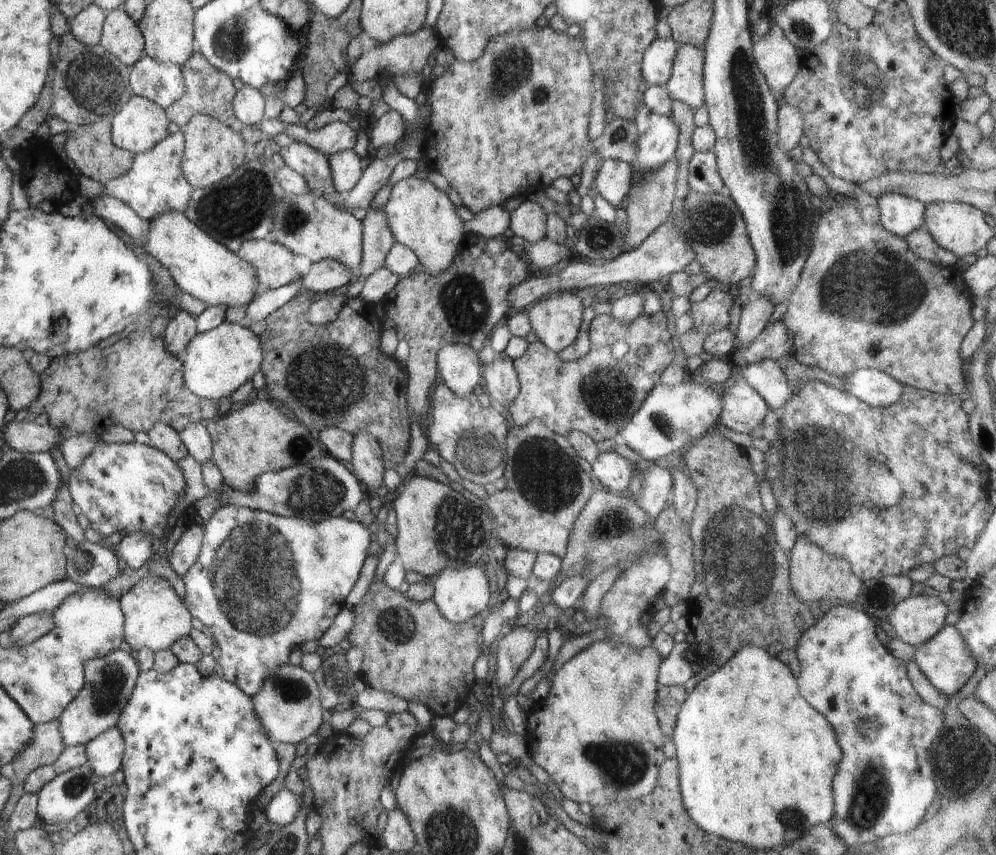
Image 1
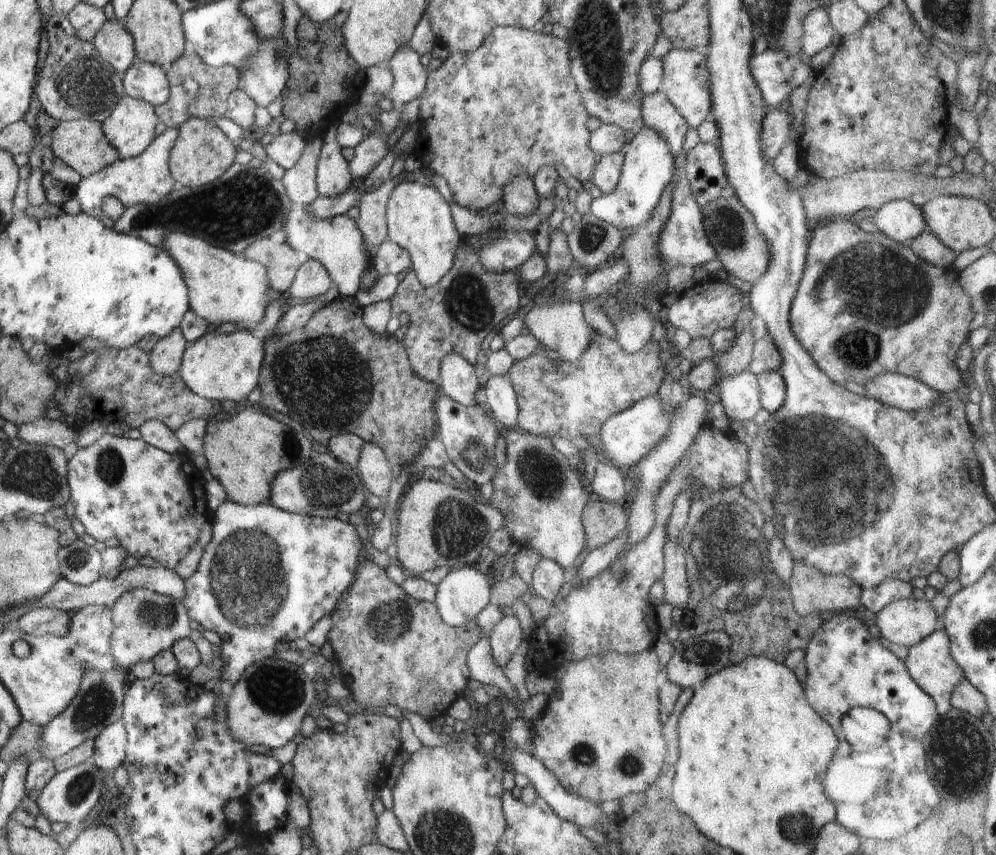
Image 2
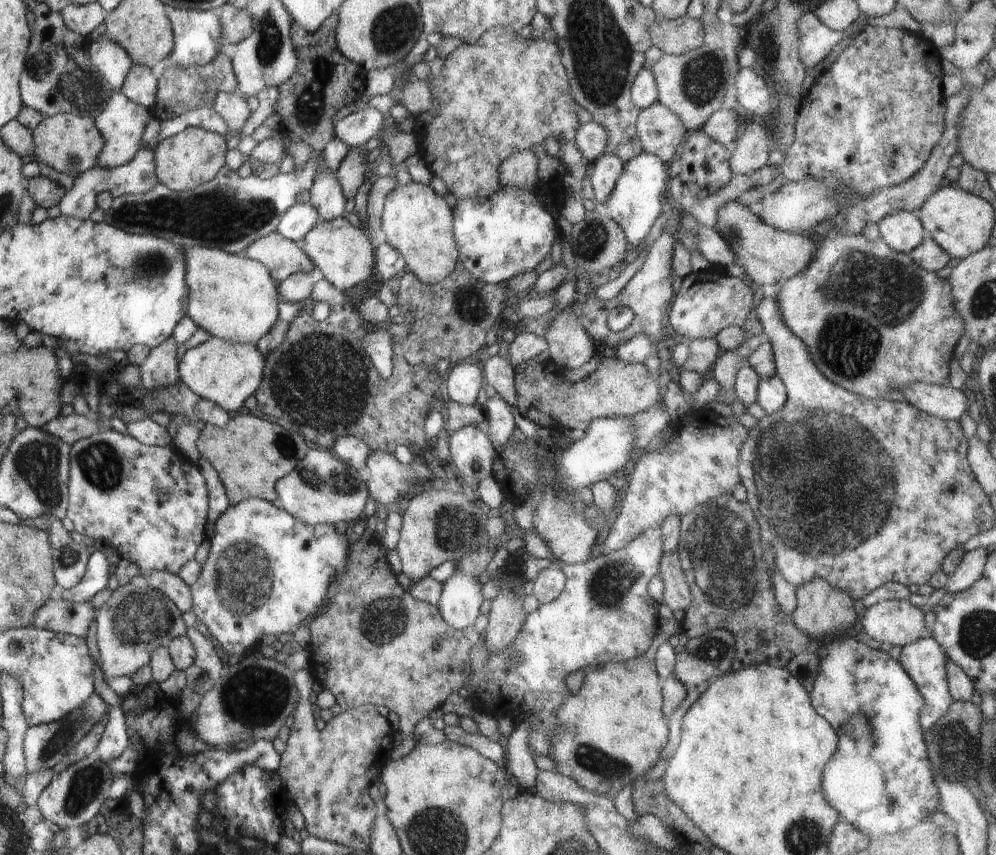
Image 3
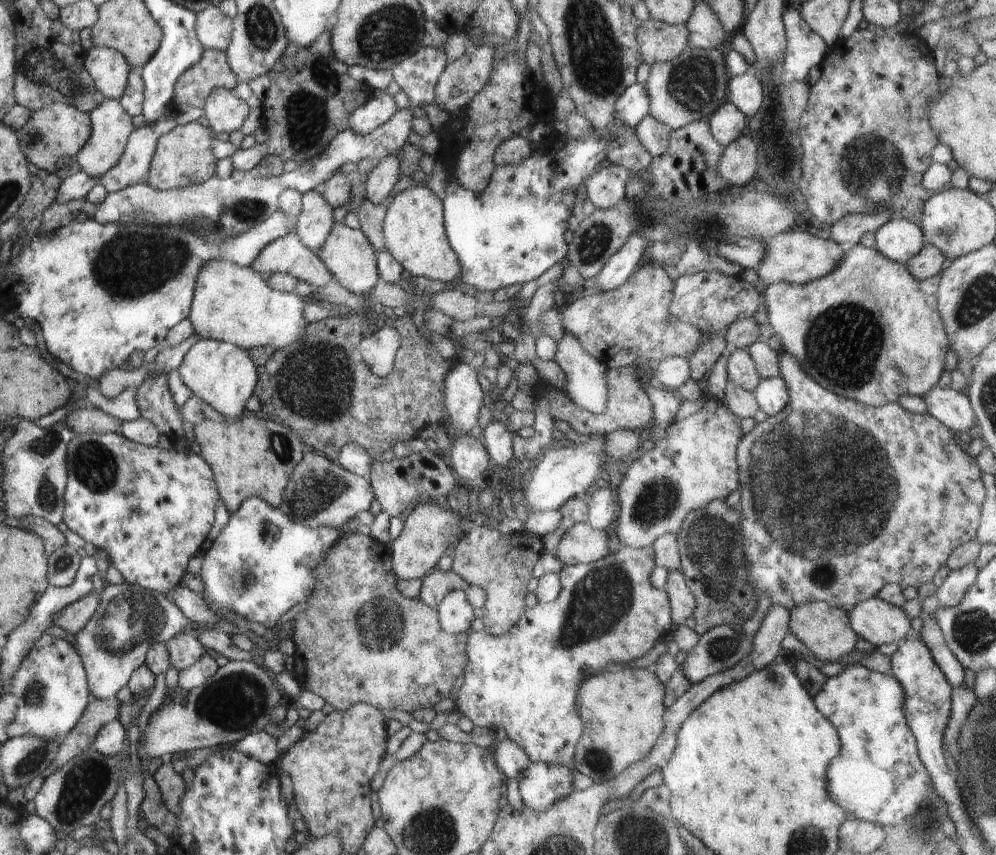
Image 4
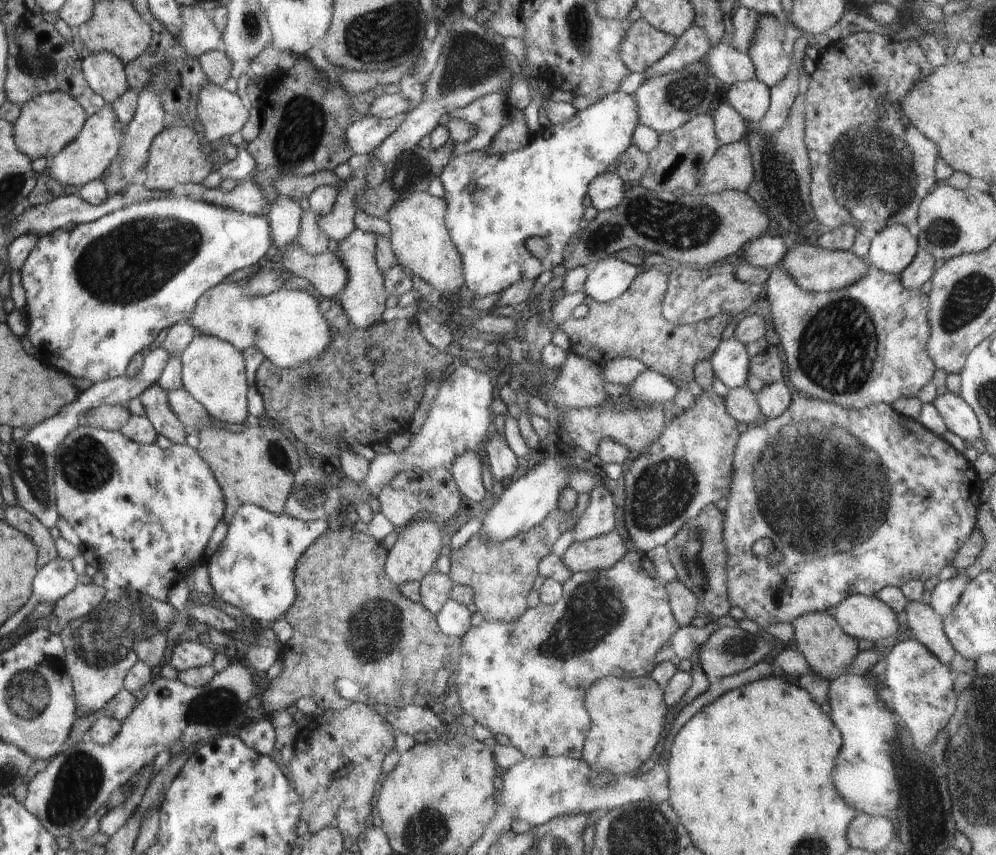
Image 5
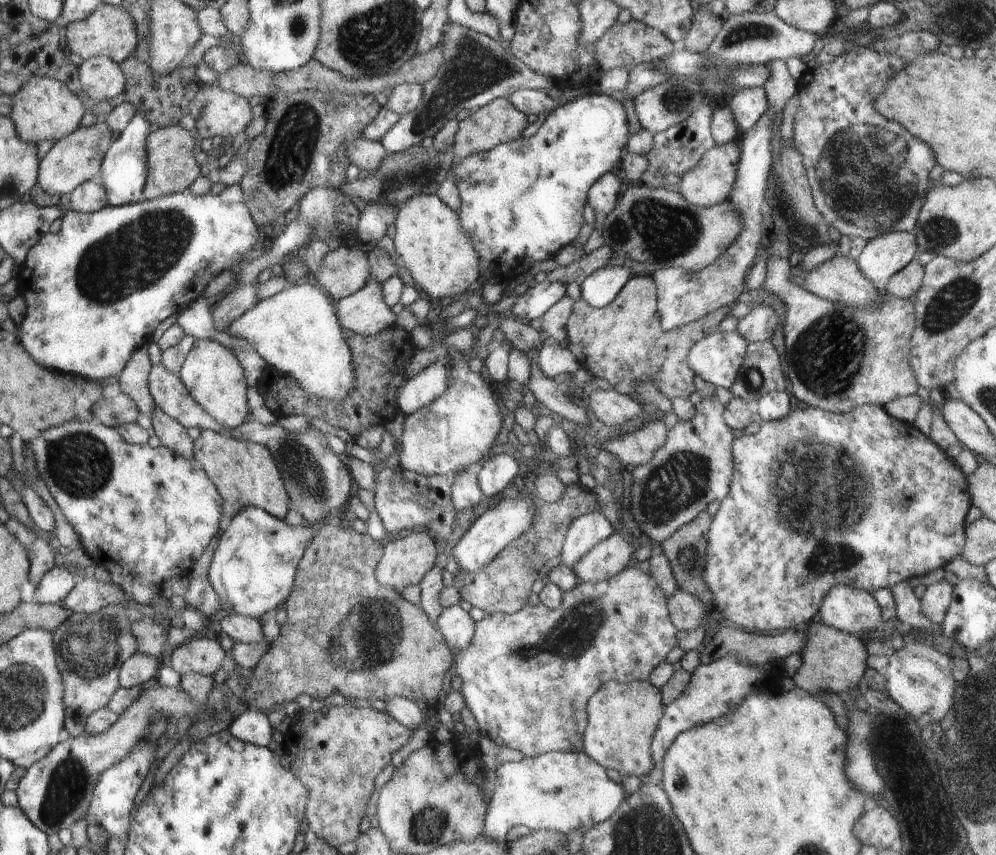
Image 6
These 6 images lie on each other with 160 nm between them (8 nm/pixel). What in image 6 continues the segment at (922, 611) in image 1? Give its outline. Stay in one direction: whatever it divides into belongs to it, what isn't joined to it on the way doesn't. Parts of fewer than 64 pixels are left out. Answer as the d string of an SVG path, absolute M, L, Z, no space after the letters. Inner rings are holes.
M846 585L829 590L816 619L859 639L880 630L883 624L880 607L873 595Z

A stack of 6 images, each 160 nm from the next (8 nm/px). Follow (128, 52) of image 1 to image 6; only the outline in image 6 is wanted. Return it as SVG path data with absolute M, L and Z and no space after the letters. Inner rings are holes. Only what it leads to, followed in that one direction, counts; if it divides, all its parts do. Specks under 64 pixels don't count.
M108 57L83 60L79 67L84 94L97 102L116 100L126 90L127 77L122 65Z

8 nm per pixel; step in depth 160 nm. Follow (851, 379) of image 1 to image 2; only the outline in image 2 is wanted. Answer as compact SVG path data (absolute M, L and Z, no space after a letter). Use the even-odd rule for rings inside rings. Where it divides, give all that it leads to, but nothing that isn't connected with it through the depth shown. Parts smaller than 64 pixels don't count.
M880 374L865 386L867 396L900 410L920 410L939 402L942 395L923 382L901 374Z

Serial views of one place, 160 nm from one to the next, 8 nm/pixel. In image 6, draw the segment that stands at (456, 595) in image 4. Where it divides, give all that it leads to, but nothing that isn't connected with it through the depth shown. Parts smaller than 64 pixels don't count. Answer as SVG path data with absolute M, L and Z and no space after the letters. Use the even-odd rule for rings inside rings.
M459 605L441 610L436 627L444 637L445 643L453 650L453 656L470 644L475 633L475 623L469 612Z

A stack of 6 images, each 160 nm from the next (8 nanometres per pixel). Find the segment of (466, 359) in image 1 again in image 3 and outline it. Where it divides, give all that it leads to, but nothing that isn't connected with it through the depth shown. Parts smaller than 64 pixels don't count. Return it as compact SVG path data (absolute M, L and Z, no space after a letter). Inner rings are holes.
M475 360L458 363L451 367L444 379L445 399L470 406L476 403L480 387L484 384L483 370Z

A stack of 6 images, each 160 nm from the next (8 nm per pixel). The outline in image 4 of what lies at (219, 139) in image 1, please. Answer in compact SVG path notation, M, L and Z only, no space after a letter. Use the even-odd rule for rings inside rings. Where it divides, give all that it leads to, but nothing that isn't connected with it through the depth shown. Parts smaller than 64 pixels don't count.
M198 120L178 125L169 133L164 133L158 139L144 182L155 189L170 190L202 184L211 179L216 168L216 158L212 154L212 131L204 126L204 121Z

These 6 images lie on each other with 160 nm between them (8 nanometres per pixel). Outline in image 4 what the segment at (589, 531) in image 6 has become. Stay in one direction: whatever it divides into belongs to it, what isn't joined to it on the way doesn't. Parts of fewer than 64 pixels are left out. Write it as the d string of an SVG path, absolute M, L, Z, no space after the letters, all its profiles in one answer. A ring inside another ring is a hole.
M599 487L592 494L587 504L587 522L592 528L611 532L614 525L614 511L617 509L614 492L609 488Z

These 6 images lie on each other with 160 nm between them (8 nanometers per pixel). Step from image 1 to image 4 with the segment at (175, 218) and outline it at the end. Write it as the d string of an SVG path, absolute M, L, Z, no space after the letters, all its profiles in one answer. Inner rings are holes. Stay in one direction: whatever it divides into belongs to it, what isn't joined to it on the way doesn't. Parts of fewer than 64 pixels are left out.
M216 259L204 266L195 287L194 302L191 304L189 319L195 334L202 339L214 339L238 345L251 350L256 347L272 347L283 350L306 336L307 328L302 316L304 299L296 293L276 292L266 279L266 275L252 267L245 267L230 259Z

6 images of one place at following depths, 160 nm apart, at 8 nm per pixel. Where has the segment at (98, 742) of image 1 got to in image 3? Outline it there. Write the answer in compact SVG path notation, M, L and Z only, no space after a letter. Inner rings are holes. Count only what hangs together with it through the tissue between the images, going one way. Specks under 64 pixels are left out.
M113 705L109 719L104 725L96 754L100 755L102 760L116 760L131 745L124 710L118 705Z

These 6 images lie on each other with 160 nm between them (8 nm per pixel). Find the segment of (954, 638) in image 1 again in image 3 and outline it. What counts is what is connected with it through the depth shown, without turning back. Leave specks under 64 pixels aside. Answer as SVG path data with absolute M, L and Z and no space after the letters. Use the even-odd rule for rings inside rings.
M931 635L930 637L918 639L916 642L904 645L899 663L914 681L918 692L923 696L924 706L921 710L919 723L923 728L923 732L929 731L929 728L934 726L943 714L946 714L946 711L954 701L947 681L947 655L936 642L933 635Z

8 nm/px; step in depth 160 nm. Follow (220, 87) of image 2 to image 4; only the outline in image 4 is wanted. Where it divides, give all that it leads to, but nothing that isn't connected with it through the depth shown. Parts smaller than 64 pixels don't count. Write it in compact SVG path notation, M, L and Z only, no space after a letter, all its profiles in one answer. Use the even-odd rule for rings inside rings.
M207 49L194 67L190 67L175 83L174 105L204 108L207 96L213 88L232 91L239 83L236 74L228 66L225 51Z

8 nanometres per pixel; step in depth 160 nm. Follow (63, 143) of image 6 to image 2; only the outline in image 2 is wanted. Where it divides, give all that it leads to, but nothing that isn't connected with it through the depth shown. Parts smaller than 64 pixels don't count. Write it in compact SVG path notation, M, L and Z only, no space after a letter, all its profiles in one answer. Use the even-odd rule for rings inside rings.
M124 96L115 110L103 120L103 131L107 139L119 151L119 158L138 156L154 142L154 128L159 123L159 115L148 101Z

